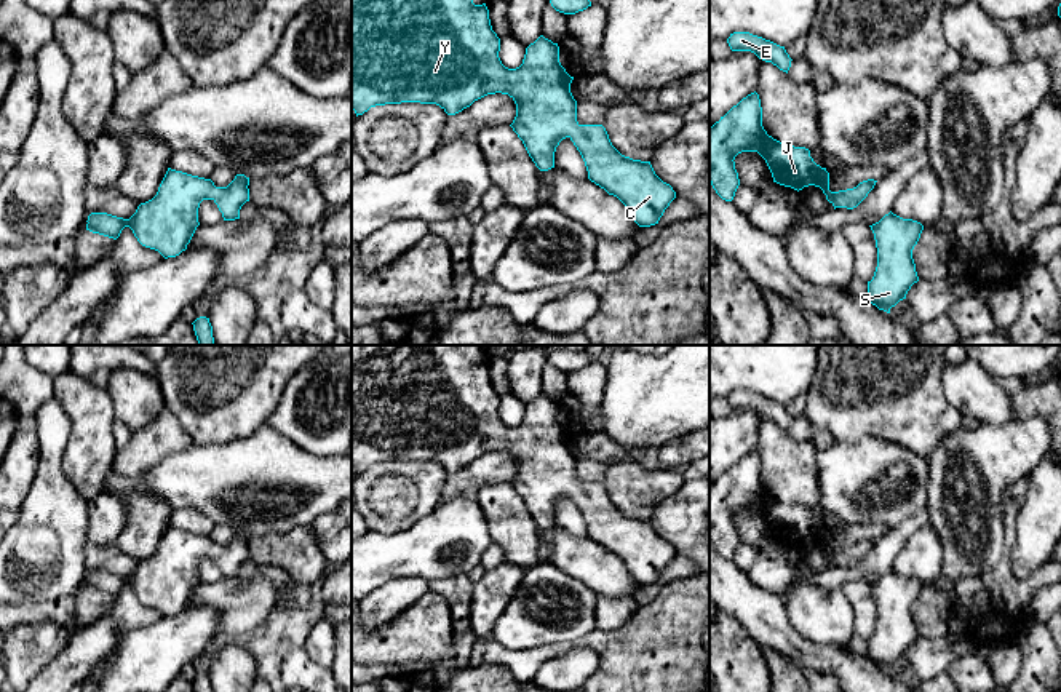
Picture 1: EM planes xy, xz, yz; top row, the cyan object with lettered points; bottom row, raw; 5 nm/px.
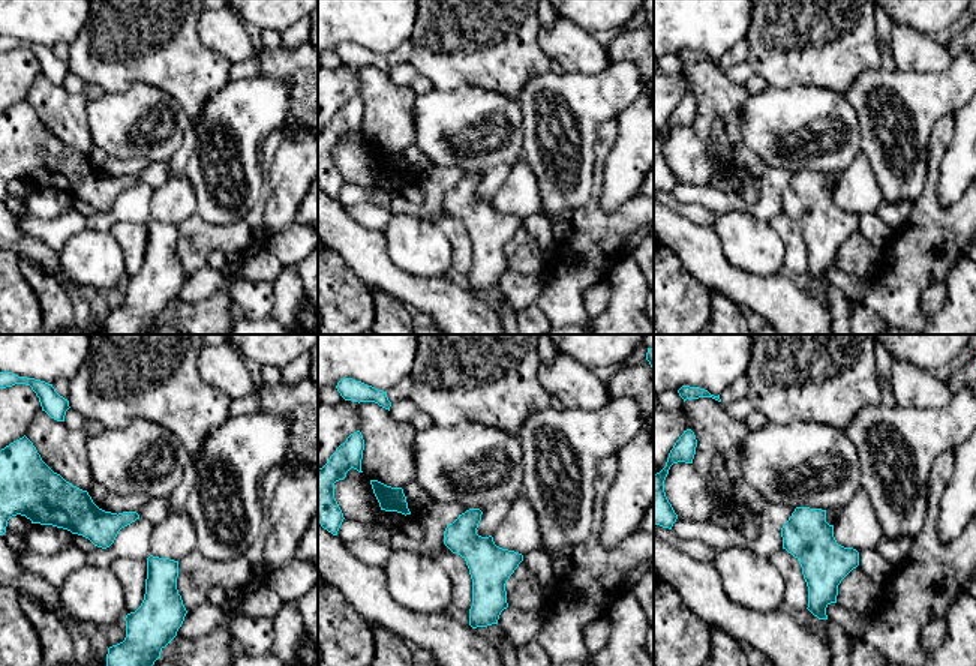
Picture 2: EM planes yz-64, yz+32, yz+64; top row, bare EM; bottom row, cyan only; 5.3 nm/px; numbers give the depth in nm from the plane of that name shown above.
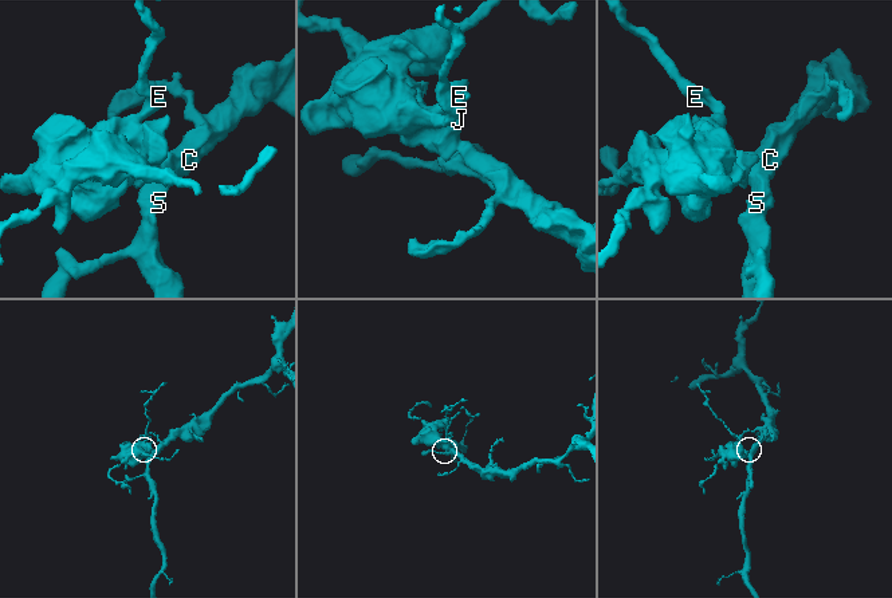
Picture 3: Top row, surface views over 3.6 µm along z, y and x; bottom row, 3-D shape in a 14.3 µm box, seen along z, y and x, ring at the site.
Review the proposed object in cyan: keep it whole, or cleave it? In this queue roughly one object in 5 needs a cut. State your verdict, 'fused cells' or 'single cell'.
single cell

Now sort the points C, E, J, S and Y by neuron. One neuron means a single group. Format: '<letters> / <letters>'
C E J S Y

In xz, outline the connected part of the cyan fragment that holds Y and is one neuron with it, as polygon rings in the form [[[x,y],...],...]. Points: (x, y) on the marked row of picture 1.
[[[352,0],[352,109],[356,117],[371,107],[401,102],[436,104],[447,115],[455,115],[487,94],[508,94],[516,104],[516,117],[510,125],[523,141],[529,157],[540,171],[554,168],[554,152],[569,137],[580,152],[588,179],[617,197],[639,227],[658,224],[676,192],[654,171],[650,161],[622,155],[610,142],[602,125],[580,125],[577,101],[570,93],[570,77],[559,62],[559,46],[540,35],[526,48],[523,64],[508,69],[499,58],[500,38],[492,30],[486,3],[473,0]]]

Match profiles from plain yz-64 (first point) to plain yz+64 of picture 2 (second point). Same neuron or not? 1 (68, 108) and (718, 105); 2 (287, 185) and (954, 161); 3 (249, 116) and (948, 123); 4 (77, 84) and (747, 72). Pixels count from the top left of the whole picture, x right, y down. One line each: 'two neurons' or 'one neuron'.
1: one neuron
2: one neuron
3: two neurons
4: one neuron

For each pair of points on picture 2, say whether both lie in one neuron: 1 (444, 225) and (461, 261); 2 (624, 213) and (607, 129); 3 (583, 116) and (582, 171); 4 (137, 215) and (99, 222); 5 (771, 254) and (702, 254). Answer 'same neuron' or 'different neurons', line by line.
1: same neuron
2: same neuron
3: same neuron
4: same neuron
5: different neurons

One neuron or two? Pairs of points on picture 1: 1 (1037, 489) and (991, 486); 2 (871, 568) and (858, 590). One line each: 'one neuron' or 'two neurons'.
1: two neurons
2: two neurons

